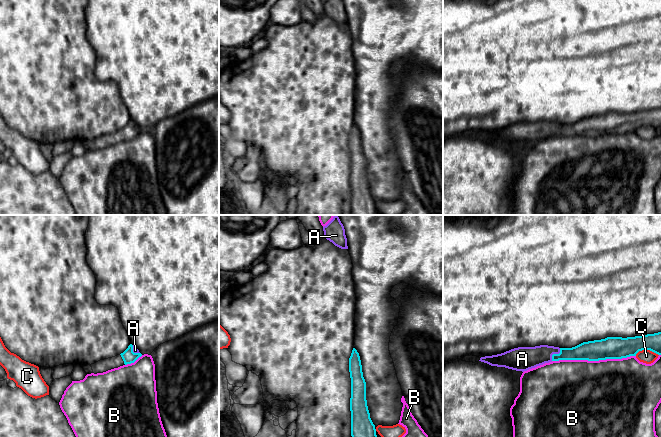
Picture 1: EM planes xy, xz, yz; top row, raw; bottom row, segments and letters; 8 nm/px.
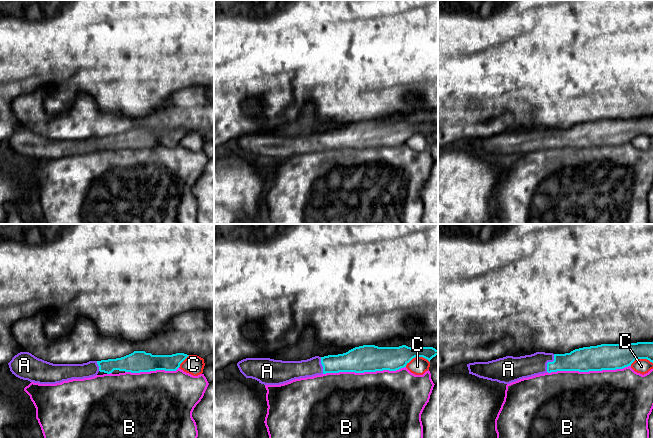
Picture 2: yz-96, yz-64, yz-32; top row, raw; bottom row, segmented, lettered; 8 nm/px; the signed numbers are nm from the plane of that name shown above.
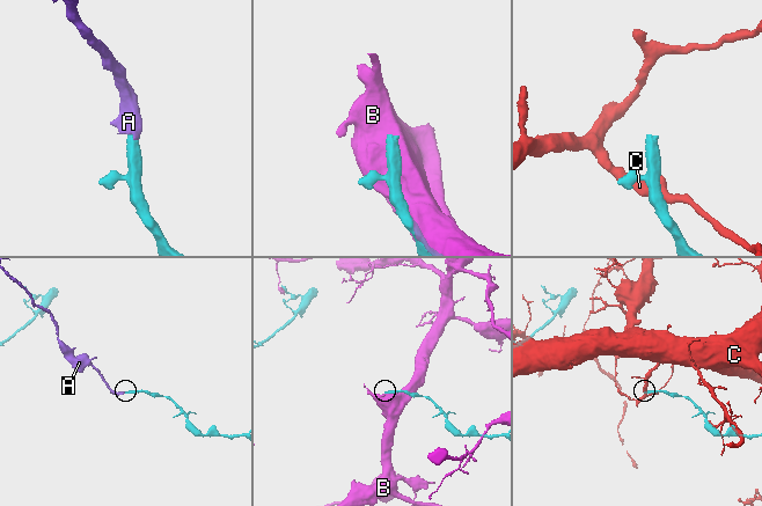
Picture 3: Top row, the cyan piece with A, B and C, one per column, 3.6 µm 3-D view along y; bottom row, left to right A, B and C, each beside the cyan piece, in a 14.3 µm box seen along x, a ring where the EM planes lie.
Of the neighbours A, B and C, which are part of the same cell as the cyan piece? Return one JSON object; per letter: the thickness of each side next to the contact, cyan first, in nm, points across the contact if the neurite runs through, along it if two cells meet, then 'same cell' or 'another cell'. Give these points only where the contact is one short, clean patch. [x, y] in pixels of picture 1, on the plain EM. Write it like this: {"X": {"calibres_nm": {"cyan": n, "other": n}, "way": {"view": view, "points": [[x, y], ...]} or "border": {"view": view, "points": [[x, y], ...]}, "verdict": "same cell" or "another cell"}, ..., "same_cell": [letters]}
{"A": {"calibres_nm": {"cyan": 140, "other": 190}, "way": {"view": "yz", "points": [[585, 127], [555, 130], [541, 130], [525, 134]]}, "verdict": "same cell"}, "B": {"calibres_nm": {"cyan": 180, "other": 500}, "verdict": "another cell"}, "C": {"calibres_nm": {"cyan": 180, "other": 110}, "verdict": "another cell"}, "same_cell": ["A"]}

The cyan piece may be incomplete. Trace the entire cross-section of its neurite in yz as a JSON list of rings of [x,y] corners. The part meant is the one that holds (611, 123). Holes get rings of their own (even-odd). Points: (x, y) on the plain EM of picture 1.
[[[661,108],[627,114],[607,113],[583,118],[572,124],[548,121],[518,123],[501,130],[481,133],[479,137],[524,148],[552,137],[622,135],[636,132],[642,126],[661,131]]]

